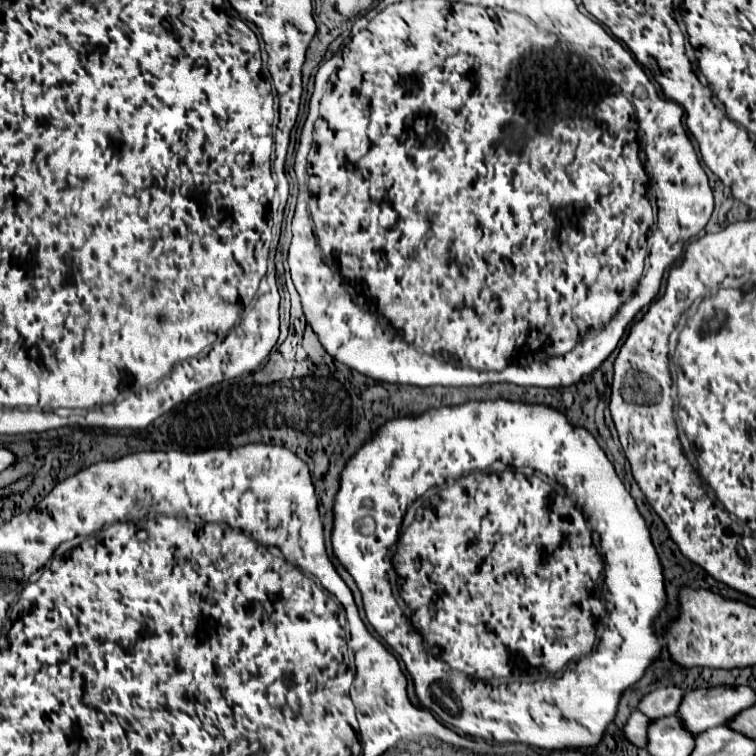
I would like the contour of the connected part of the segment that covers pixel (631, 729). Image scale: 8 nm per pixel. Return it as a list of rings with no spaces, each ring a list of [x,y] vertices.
[[[634,711],[624,727],[624,737],[636,747],[646,747],[648,723],[650,723],[650,719],[646,715],[642,715],[640,711]]]

